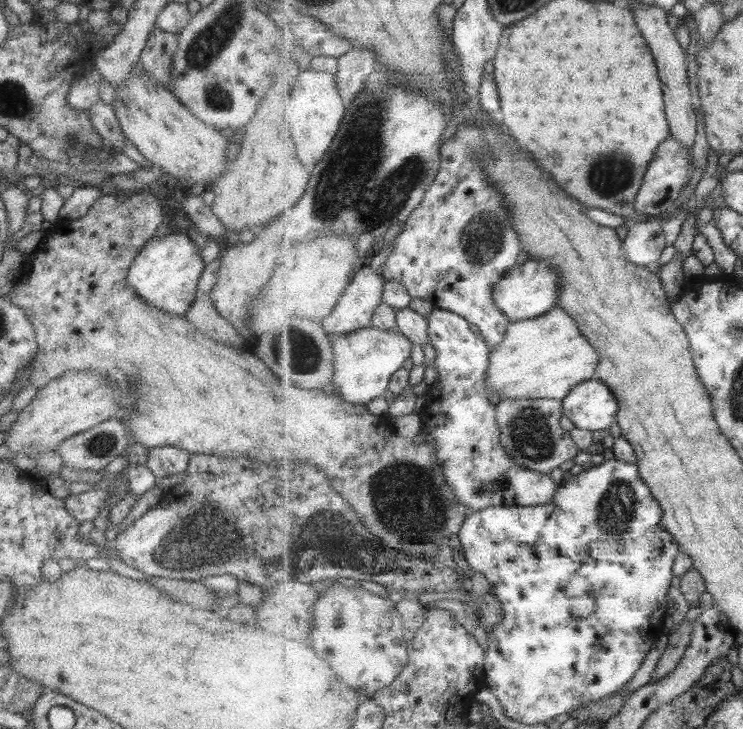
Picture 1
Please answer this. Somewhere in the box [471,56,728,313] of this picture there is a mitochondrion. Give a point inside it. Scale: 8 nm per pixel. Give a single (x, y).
(608, 176)

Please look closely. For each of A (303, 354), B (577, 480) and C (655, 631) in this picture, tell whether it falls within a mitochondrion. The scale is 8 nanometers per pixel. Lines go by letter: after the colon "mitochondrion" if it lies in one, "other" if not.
A: mitochondrion
B: other
C: other

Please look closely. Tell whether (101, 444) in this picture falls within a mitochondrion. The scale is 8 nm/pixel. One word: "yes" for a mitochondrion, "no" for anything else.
yes

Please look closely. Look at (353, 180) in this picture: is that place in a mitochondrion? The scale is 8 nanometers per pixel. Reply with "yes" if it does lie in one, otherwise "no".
yes

